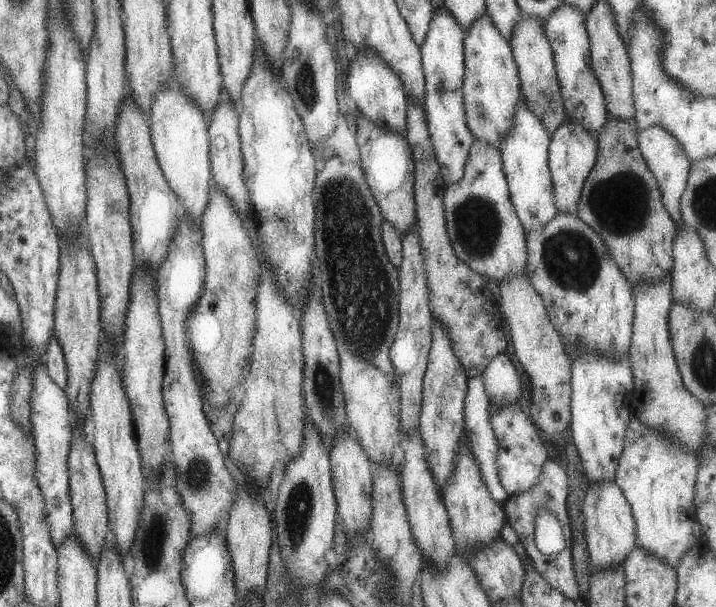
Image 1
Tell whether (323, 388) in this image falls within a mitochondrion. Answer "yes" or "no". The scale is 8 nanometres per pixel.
yes

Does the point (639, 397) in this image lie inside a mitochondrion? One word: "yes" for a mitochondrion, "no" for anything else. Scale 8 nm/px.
no

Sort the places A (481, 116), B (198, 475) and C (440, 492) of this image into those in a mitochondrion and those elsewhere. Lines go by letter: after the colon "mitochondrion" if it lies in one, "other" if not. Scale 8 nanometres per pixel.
A: mitochondrion
B: mitochondrion
C: other

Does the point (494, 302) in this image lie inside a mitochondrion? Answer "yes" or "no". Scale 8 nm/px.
no

